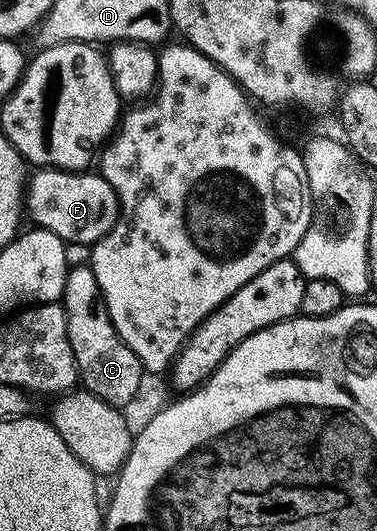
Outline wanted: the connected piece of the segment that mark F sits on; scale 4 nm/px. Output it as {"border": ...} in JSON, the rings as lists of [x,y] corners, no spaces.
{"border":[[[40,168],[36,175],[29,177],[26,182],[26,214],[32,217],[37,227],[54,232],[54,236],[61,238],[65,244],[77,242],[85,248],[91,247],[102,236],[106,236],[114,228],[120,215],[120,201],[116,189],[108,183],[98,172],[69,172]]]}

